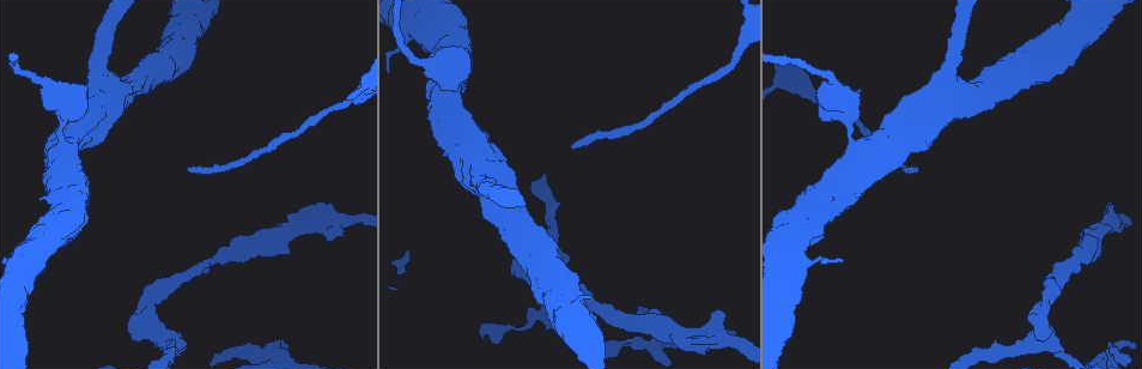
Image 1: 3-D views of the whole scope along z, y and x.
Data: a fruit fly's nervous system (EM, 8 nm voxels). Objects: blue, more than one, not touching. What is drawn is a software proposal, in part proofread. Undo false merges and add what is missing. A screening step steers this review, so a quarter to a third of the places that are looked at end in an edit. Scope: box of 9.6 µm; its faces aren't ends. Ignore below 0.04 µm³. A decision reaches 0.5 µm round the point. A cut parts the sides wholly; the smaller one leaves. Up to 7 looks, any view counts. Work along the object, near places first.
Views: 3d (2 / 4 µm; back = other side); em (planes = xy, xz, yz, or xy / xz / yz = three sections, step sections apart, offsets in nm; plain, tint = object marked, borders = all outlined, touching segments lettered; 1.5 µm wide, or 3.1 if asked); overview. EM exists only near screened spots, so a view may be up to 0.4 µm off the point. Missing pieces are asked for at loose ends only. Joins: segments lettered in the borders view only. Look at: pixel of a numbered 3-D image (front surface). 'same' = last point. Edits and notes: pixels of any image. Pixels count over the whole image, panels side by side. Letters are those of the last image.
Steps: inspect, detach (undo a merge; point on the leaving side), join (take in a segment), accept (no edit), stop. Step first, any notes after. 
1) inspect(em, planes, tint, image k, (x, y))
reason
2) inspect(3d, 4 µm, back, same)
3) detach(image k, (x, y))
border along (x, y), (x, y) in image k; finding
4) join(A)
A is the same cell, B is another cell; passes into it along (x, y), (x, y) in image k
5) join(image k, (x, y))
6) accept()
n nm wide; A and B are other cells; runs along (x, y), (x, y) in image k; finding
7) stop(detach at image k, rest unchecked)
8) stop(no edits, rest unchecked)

inspect(em, yz, step 8, borders, image 1, (573, 147))
tapers out

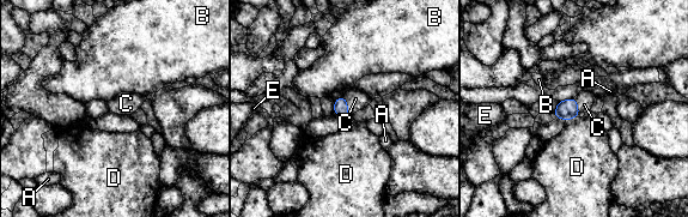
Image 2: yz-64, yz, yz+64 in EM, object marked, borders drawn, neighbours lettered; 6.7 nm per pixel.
inspect(em, planes, borders, same)
cut it another way

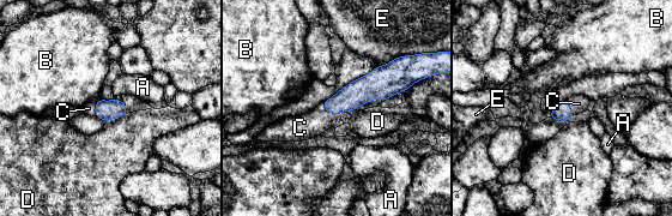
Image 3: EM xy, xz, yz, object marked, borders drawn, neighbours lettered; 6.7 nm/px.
join(C)
120 nm wide; C is the same cell, A, B, D and E are other cells; passes into it along (359, 91), (332, 113), (300, 127) in image 3; it goes on there

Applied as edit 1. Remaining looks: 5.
inspect(em, xz, step 4, tint, image 1, (339, 236))
thick end

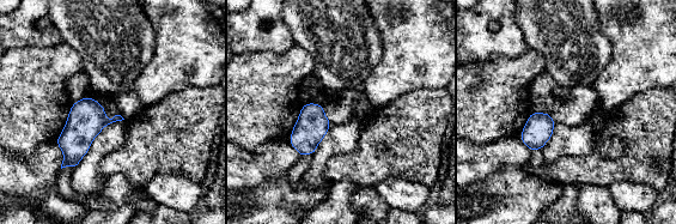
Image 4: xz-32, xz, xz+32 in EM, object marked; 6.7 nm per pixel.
inspect(em, xy, step 4, borders, same)

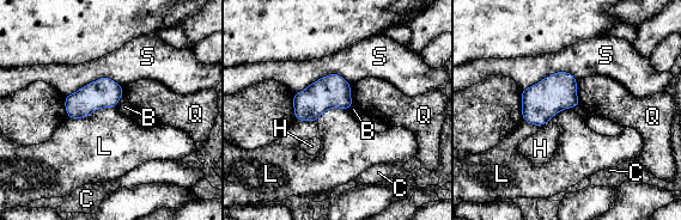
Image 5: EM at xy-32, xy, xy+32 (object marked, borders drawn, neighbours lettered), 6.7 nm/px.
accept()
200 nm wide; S touches over 400 nm; B, C, H, L, Q and S are other cells; none of them fits

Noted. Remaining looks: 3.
inspect(overview)
redraw

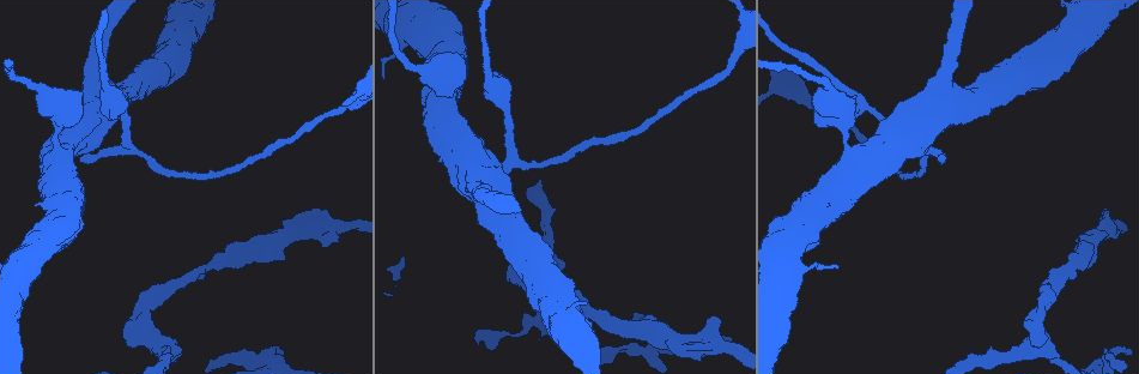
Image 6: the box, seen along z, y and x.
inspect(3d, 2 µm, image 6, (181, 355))
stops while still wide

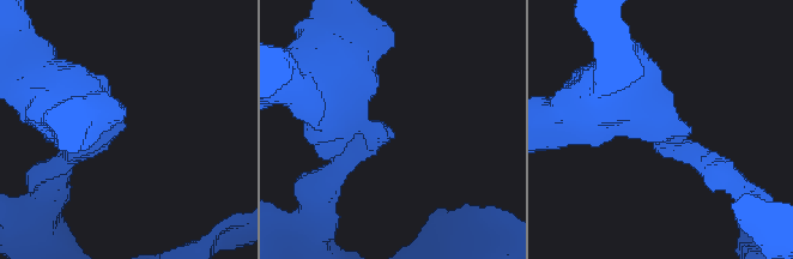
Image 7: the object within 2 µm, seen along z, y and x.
inspect(em, planes, borders, image 7, (124, 131))
arms of 200, 500 nm

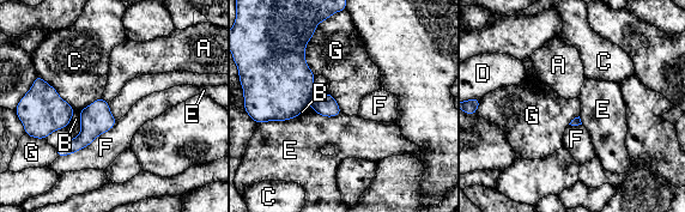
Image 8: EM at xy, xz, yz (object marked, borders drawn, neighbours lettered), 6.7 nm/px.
detach(image 8, (325, 104))
A, B, C, D, E, F and G are other cells; a second cell is stuck on

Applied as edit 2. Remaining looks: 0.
stop(join at image 3, detach at image 8, rest unchecked)

